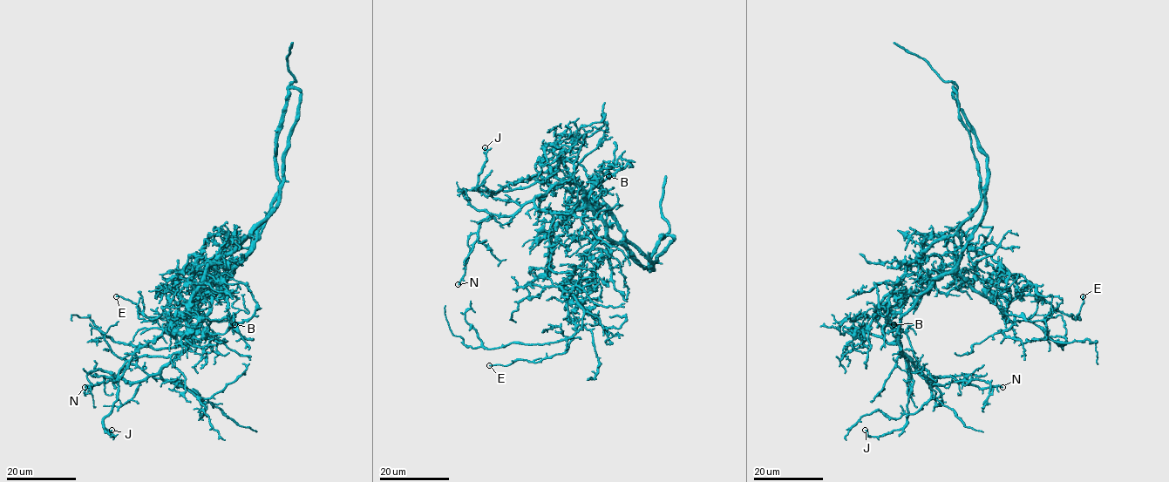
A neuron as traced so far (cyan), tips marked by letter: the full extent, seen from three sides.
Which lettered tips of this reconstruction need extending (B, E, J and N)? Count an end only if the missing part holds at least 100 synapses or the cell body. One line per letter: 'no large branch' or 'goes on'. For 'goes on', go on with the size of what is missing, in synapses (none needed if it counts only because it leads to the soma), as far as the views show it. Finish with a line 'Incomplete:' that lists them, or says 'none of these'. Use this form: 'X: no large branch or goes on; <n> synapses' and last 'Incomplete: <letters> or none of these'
B: no large branch
E: no large branch
J: no large branch
N: no large branch
Incomplete: none of these

